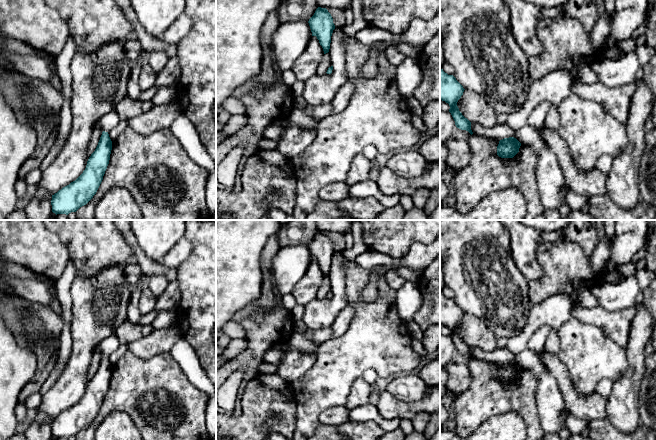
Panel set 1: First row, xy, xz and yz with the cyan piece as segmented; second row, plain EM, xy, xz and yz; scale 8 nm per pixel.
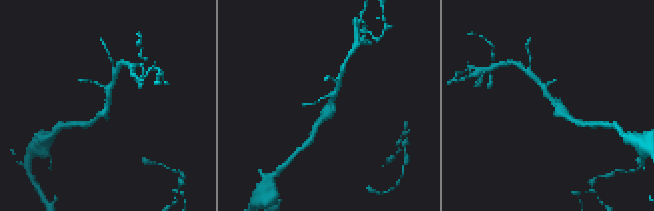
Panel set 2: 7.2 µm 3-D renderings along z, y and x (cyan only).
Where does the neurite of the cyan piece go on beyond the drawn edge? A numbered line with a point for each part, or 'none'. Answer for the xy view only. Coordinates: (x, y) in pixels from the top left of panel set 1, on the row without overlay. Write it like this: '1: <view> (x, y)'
1: xy (110, 344)

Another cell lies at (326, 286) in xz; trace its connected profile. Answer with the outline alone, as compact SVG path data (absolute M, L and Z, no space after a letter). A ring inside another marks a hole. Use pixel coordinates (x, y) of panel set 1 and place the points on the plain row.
M329 276L324 278L323 283L319 290L317 291L316 298L323 299L326 298L329 291L333 290L333 284L329 280Z

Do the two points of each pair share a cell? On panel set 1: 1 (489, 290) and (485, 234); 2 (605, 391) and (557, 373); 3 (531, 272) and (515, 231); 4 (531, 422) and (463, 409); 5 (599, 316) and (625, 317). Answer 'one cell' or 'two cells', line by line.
1: one cell
2: two cells
3: one cell
4: one cell
5: one cell

